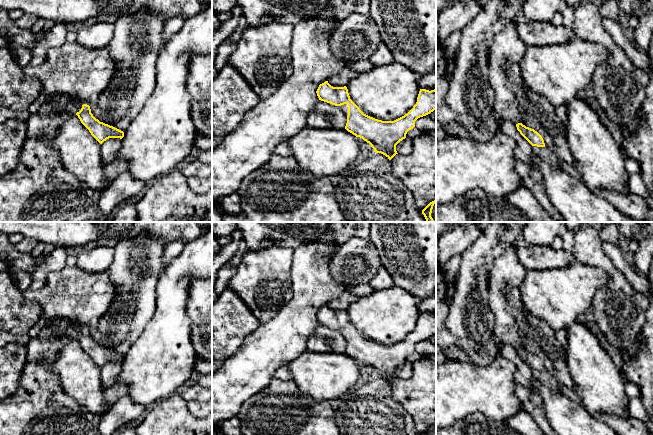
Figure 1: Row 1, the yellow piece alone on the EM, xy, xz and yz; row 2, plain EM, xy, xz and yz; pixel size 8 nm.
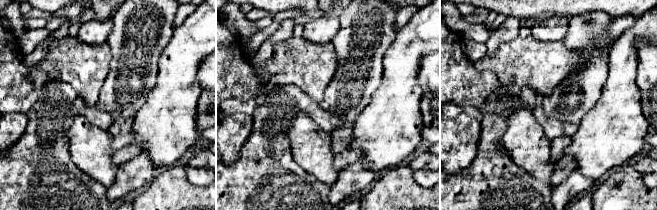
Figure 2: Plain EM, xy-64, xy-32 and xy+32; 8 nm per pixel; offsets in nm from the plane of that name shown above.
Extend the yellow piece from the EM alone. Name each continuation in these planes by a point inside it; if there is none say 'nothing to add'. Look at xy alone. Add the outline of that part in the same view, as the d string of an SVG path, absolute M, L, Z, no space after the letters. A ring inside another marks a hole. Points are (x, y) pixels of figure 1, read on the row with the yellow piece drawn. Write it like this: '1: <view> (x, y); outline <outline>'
1: xy (40, 189); outline M69 94L46 95L40 110L26 120L27 136L14 170L0 176L0 222L105 222L99 200L101 191L90 188L62 164L53 140L65 120L79 112L83 103L75 103Z

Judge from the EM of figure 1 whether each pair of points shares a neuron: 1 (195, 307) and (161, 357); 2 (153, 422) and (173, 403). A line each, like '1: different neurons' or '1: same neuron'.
1: different neurons
2: same neuron

